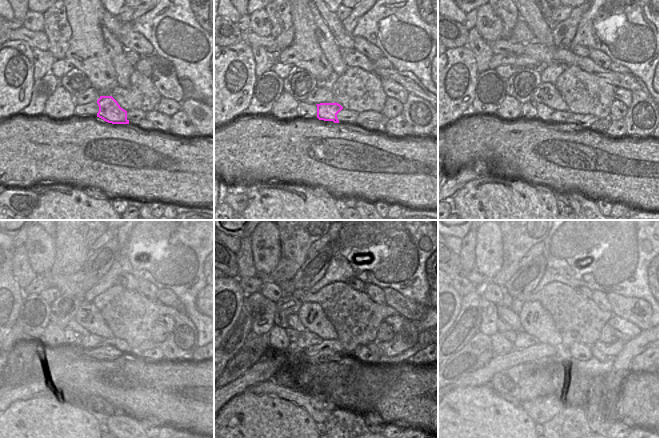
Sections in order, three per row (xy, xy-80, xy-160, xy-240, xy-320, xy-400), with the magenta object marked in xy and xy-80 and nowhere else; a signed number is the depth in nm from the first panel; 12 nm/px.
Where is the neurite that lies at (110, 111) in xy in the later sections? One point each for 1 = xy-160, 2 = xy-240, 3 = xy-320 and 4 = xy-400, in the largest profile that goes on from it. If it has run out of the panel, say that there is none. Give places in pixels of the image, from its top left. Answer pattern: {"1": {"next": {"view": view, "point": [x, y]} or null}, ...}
{"1": {"next": {"view": "xy-160", "point": [544, 112]}}, "2": {"next": {"view": "xy-240", "point": [89, 340]}}, "3": {"next": {"view": "xy-320", "point": [306, 339]}}, "4": {"next": {"view": "xy-400", "point": [523, 340]}}}

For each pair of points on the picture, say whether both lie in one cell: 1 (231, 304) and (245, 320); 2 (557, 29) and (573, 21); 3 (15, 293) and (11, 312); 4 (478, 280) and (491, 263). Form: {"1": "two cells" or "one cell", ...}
{"1": "two cells", "2": "one cell", "3": "one cell", "4": "two cells"}

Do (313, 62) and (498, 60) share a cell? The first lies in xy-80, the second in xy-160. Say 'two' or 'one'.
one

